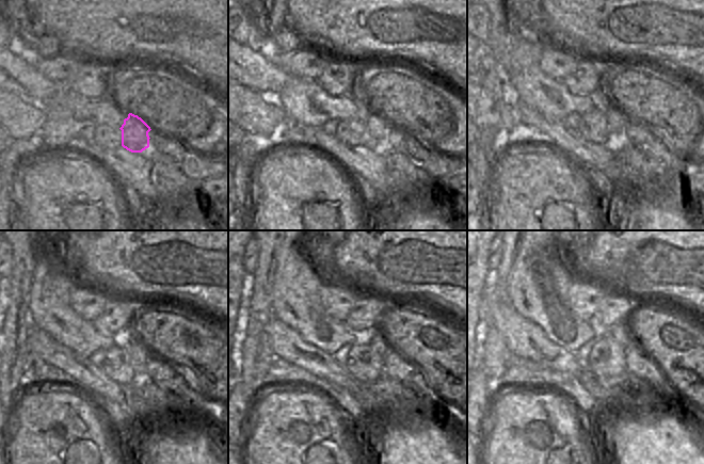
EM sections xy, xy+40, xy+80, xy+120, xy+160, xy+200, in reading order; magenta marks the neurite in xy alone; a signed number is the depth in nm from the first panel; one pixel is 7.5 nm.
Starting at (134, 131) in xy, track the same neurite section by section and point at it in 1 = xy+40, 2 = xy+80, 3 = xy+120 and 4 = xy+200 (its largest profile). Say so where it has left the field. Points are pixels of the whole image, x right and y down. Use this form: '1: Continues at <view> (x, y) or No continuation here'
1: Continues at xy+40 (376, 126)
2: Continues at xy+80 (616, 118)
3: Continues at xy+120 (137, 349)
4: Continues at xy+200 (623, 330)

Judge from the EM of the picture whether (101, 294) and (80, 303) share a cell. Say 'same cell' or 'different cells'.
same cell

